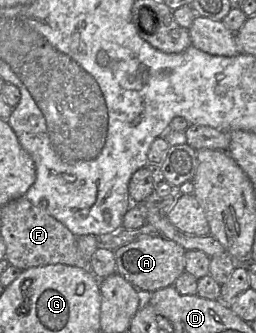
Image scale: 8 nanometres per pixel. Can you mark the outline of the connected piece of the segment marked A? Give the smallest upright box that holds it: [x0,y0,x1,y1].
[115,236,186,295]

